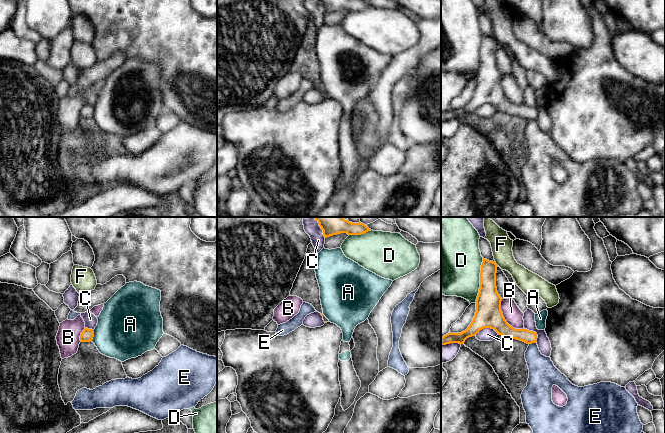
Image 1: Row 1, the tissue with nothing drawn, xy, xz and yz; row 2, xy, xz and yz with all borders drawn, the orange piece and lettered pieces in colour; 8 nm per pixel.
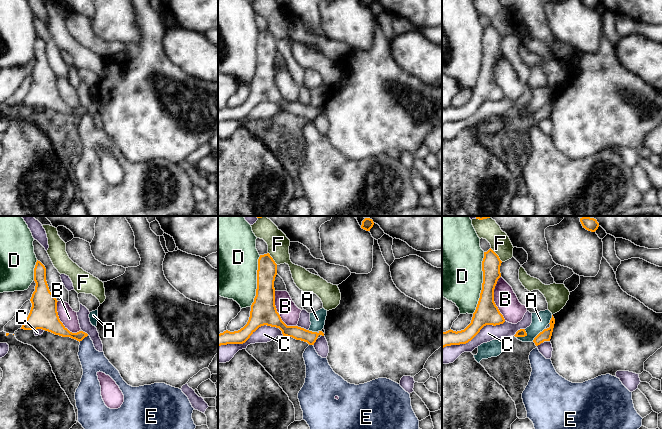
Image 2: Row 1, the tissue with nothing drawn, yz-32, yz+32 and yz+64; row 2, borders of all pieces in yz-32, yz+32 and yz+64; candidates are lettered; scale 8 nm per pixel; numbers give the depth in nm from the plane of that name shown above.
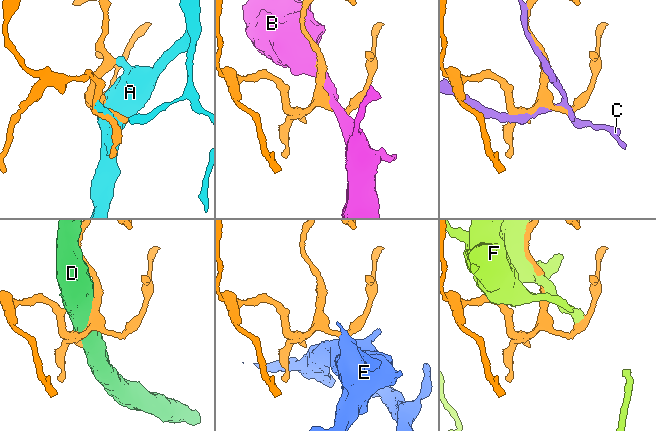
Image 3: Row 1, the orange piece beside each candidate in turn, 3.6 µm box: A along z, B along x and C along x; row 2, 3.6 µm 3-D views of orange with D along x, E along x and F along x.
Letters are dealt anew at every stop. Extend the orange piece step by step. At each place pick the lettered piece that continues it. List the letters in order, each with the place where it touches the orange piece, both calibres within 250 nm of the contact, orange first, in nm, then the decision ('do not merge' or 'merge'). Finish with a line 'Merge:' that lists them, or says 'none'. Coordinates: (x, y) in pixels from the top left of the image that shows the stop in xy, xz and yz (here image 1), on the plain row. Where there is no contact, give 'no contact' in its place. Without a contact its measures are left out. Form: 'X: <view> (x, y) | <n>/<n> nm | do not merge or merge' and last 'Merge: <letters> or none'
A: xy (93, 111) | 100/440 nm | do not merge
B: yz (504, 95) | 220/150 nm | do not merge
C: yz (487, 103) | 220/110 nm | do not merge
D: yz (480, 56) | 200/460 nm | do not merge
E: yz (532, 118) | 110/220 nm | do not merge
F: yz (495, 39) | 150/170 nm | do not merge
Merge: none

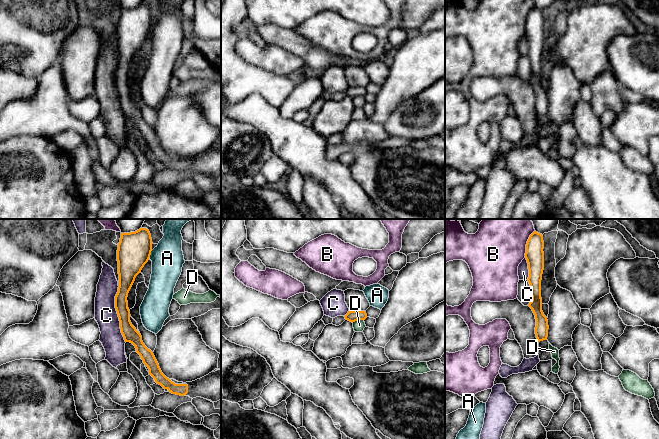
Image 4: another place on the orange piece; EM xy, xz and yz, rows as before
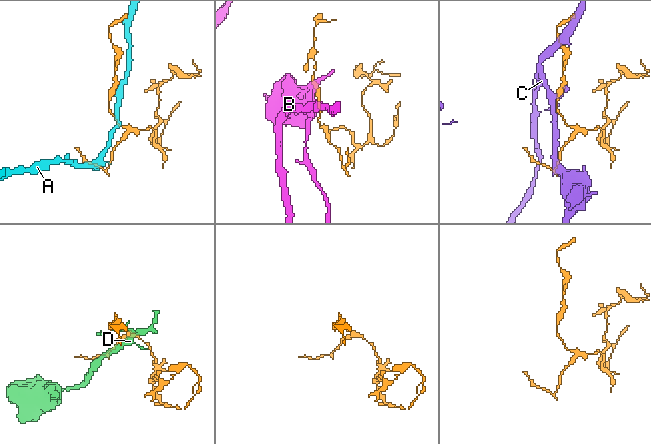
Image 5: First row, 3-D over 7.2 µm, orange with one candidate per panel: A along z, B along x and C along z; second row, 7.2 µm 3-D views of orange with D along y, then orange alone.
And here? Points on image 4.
A: xy (150, 30) | 280/260 nm | do not merge
B: yz (526, 20) | 150/440 nm | do not merge
C: xy (117, 89) | 120/180 nm | do not merge
D: xz (357, 95) | 90/90 nm | do not merge
Merge: none

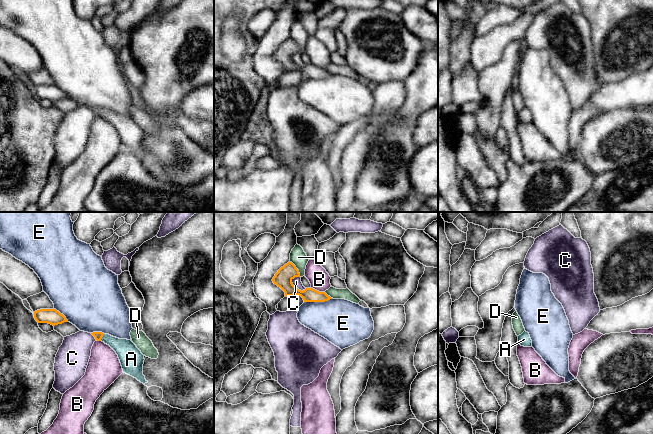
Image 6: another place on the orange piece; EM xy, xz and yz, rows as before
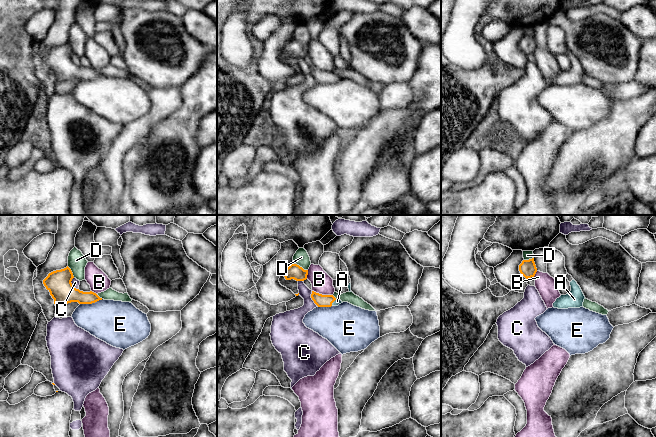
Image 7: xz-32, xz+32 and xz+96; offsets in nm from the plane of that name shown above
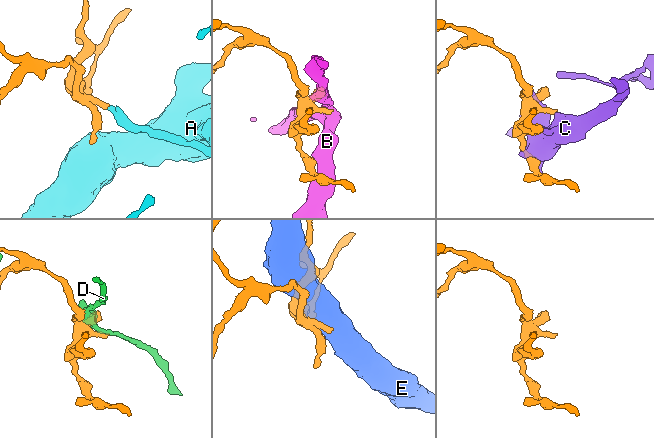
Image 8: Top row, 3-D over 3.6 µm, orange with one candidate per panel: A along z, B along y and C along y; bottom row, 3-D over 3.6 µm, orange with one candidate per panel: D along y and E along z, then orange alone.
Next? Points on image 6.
A: xy (102, 112) | 70/170 nm | merge
B: xz (318, 67) | 110/160 nm | do not merge
C: xz (296, 63) | 140/70 nm | do not merge
D: xz (297, 45) | 140/140 nm | do not merge
E: xz (318, 77) | 110/360 nm | do not merge
Merge: A

